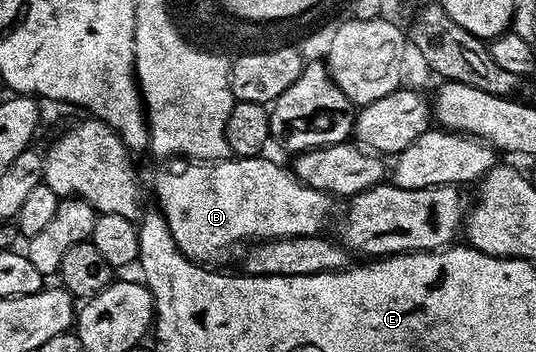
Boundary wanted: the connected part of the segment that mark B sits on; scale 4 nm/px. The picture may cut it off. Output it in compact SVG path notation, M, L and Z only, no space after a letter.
M261 155L259 157L237 157L233 156L231 159L219 160L211 163L188 163L185 169L180 169L177 173L164 173L156 181L156 201L164 218L168 221L170 227L170 235L174 239L174 243L188 258L197 263L212 263L208 261L216 261L224 252L227 251L231 245L236 245L239 241L248 243L252 242L266 242L266 241L278 241L285 237L314 237L321 232L320 229L324 225L324 220L328 217L328 201L330 202L329 194L321 193L318 189L312 189L308 185L303 185L302 182L297 179L287 169L279 169L272 161L267 161L267 156Z

